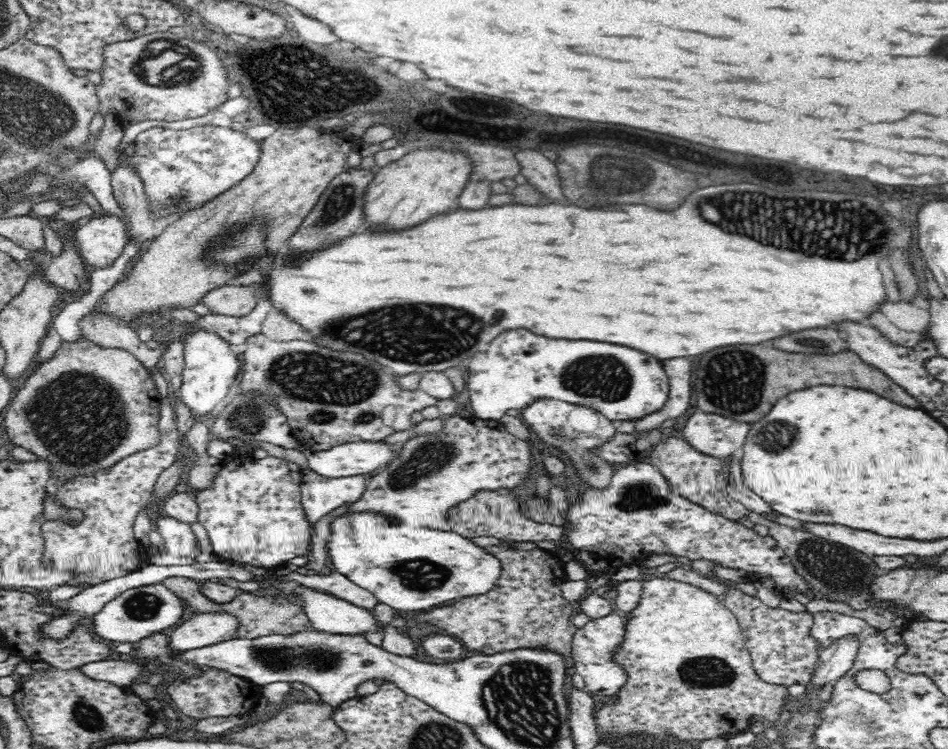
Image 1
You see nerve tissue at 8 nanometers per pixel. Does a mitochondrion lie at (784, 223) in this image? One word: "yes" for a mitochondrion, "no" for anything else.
yes

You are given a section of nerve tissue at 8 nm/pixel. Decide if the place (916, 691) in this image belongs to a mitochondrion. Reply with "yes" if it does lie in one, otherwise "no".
no

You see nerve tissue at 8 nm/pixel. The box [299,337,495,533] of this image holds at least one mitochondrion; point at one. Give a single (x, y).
(431, 458)

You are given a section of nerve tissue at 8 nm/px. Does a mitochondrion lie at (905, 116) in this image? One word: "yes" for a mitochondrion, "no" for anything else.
no

